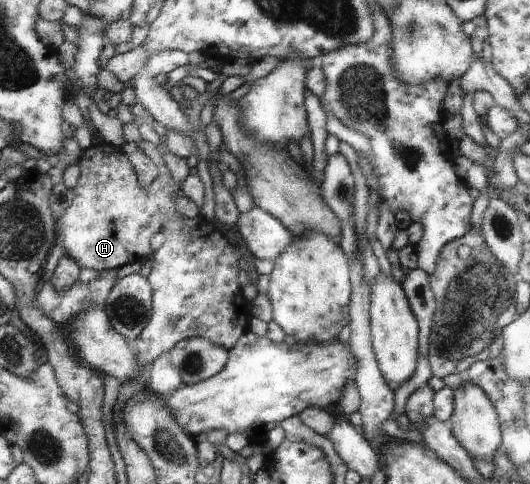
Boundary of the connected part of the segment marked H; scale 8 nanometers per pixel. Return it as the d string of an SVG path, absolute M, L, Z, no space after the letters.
M104 142L97 146L91 144L83 152L77 164L80 167L80 177L73 188L72 204L59 218L59 231L65 252L78 263L81 269L94 268L98 272L104 272L104 270L119 269L125 264L148 259L148 256L153 254L153 250L150 250L150 238L152 234L161 230L161 226L176 216L180 216L182 220L192 220L193 216L186 216L180 212L180 206L194 205L198 209L202 207L204 188L202 188L202 180L196 175L188 173L184 178L177 179L168 172L160 177L160 182L156 182L152 190L148 190L148 187L144 188L139 182L135 167L128 162L121 148Z

